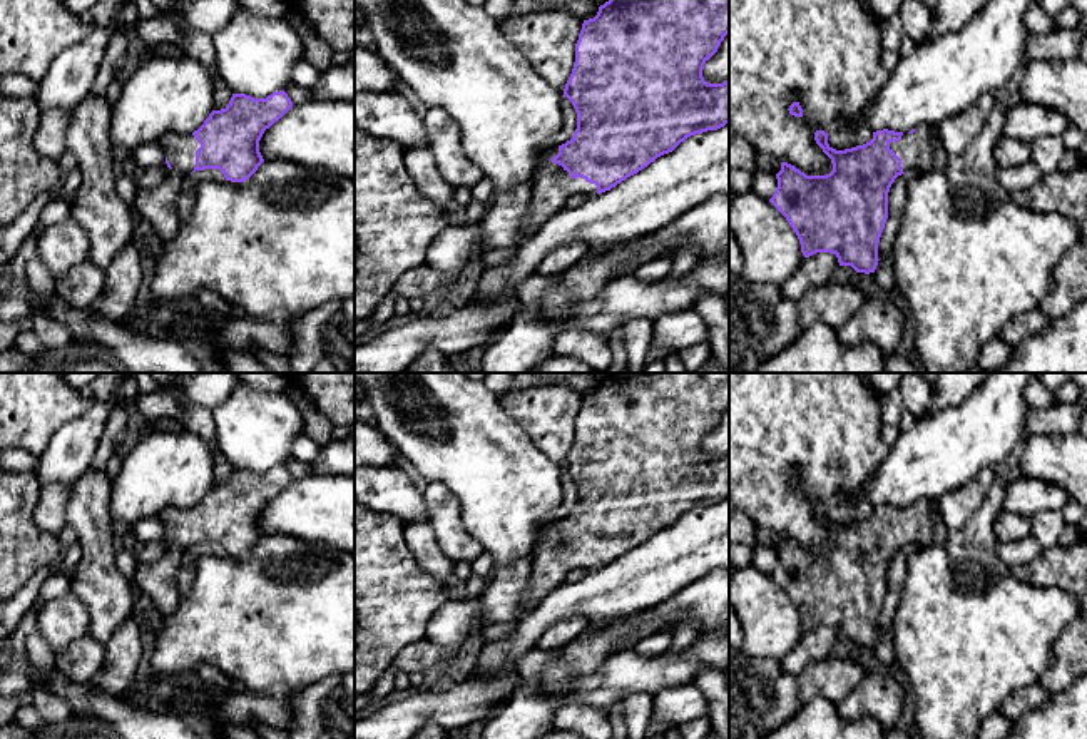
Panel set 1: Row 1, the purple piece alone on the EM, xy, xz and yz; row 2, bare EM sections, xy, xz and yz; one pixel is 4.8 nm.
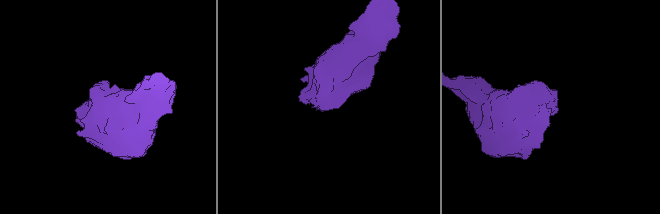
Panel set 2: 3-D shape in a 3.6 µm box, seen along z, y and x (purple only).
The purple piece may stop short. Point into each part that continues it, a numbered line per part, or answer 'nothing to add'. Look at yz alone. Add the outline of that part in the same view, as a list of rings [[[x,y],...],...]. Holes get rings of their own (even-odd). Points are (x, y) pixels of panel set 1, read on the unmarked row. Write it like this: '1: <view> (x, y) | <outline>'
1: yz (920, 525) | [[[926,498],[918,500],[913,508],[905,507],[898,517],[890,517],[890,523],[901,533],[901,543],[908,548],[943,543],[950,535]]]

